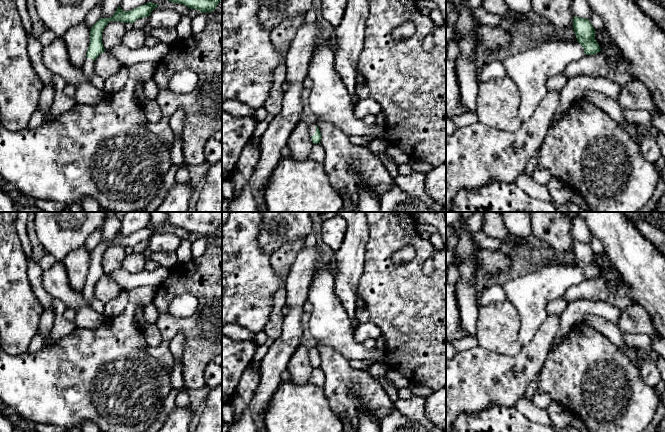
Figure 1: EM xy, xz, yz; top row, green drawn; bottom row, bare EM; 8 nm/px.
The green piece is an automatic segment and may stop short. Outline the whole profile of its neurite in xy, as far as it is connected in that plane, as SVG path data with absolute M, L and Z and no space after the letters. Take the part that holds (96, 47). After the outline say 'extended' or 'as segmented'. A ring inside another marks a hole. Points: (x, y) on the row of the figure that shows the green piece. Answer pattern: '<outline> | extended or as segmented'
M149 2L141 5L131 11L123 11L119 6L111 18L100 18L90 29L90 44L87 50L86 58L81 67L85 80L90 81L90 78L95 73L94 64L96 58L105 51L102 43L102 33L105 26L110 21L120 21L124 23L134 23L136 20L144 17L149 17L154 8L158 4Z | extended

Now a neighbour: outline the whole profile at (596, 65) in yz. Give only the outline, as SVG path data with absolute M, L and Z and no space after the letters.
M602 51L594 55L584 55L579 60L573 61L566 66L563 74L567 79L585 75L590 77L605 77L616 82L619 86L637 81L627 70L628 64L619 55L619 61L615 69L608 65L606 56Z

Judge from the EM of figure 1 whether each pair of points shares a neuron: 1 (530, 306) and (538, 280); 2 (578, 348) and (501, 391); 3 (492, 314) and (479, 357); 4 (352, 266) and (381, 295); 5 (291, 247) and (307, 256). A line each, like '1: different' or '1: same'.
1: same
2: different
3: different
4: different
5: different

